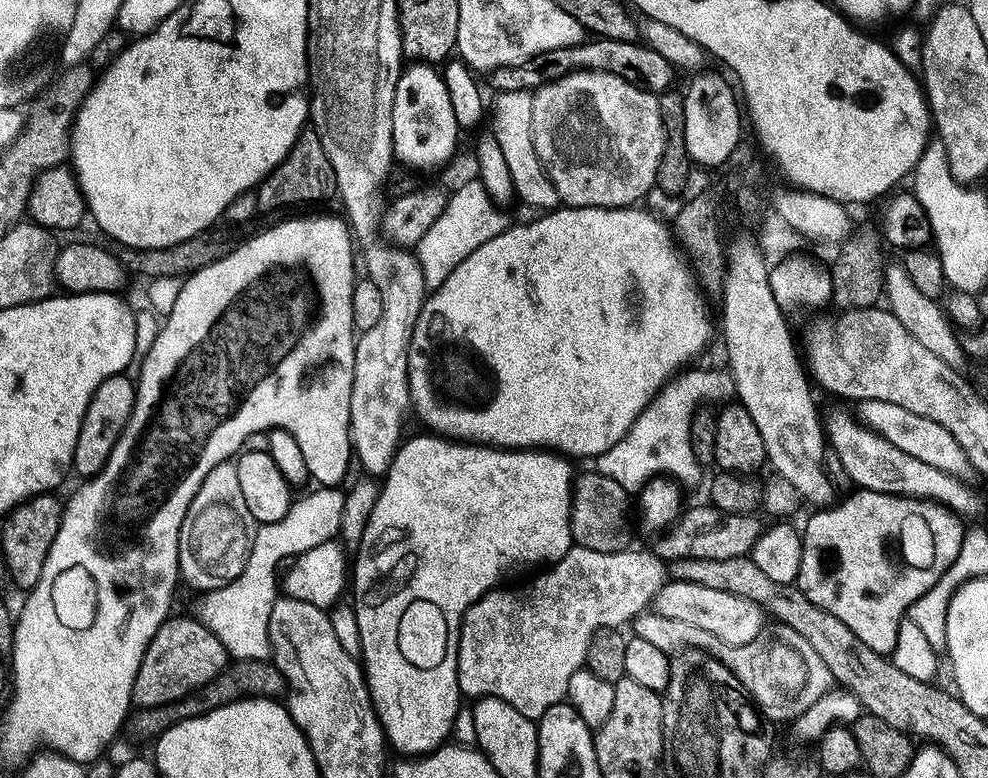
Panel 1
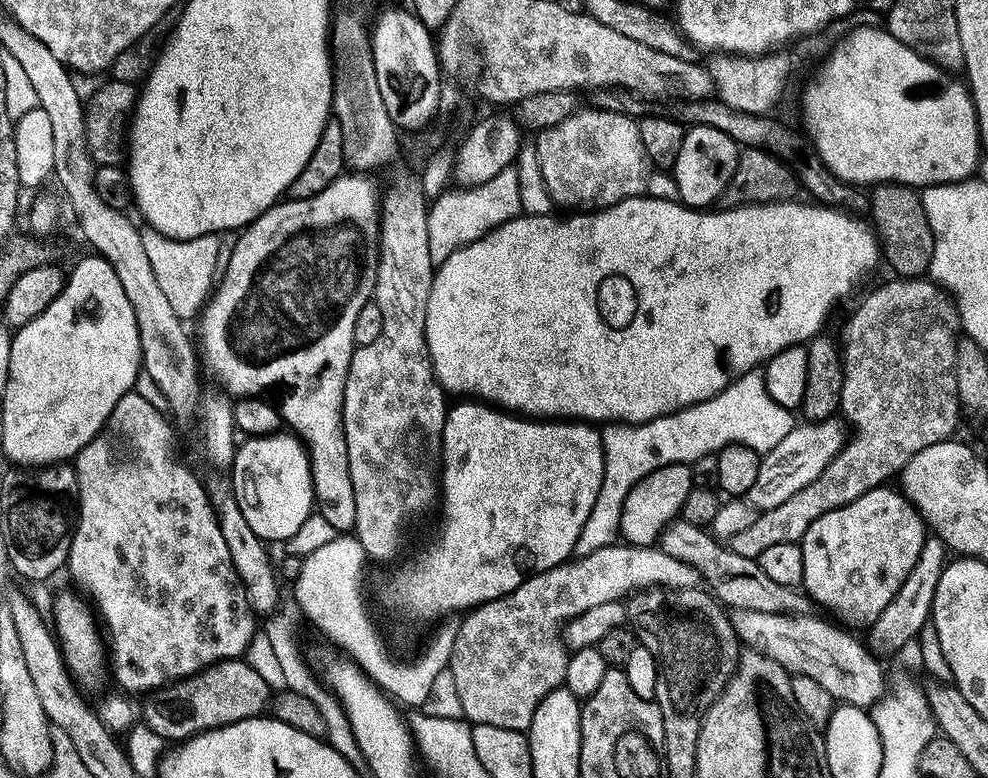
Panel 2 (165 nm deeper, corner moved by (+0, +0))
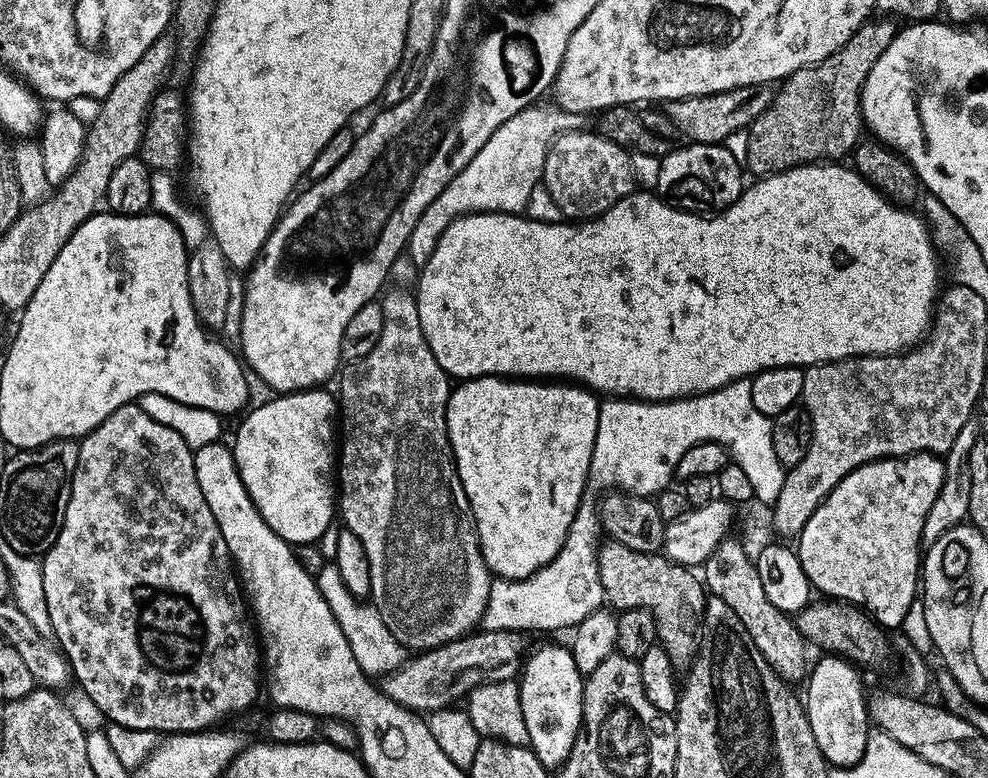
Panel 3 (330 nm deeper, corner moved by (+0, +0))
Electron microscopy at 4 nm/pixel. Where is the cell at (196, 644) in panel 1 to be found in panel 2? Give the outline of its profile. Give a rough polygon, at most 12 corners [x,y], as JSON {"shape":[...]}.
{"shape":[[246,659],[147,693],[165,742],[261,715],[270,689]]}

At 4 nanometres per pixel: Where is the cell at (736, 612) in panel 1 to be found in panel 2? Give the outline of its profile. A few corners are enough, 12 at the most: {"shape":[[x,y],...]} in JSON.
{"shape":[[733,611],[741,645],[871,709],[884,672],[815,615]]}

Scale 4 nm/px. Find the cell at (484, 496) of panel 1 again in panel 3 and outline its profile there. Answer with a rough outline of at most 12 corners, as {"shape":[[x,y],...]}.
{"shape":[[479,376],[446,426],[493,577],[562,550],[601,401]]}

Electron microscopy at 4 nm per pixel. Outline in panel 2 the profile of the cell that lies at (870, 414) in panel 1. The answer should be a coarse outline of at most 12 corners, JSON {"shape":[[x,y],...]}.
{"shape":[[839,419],[797,423],[746,497],[782,506],[844,449]]}

